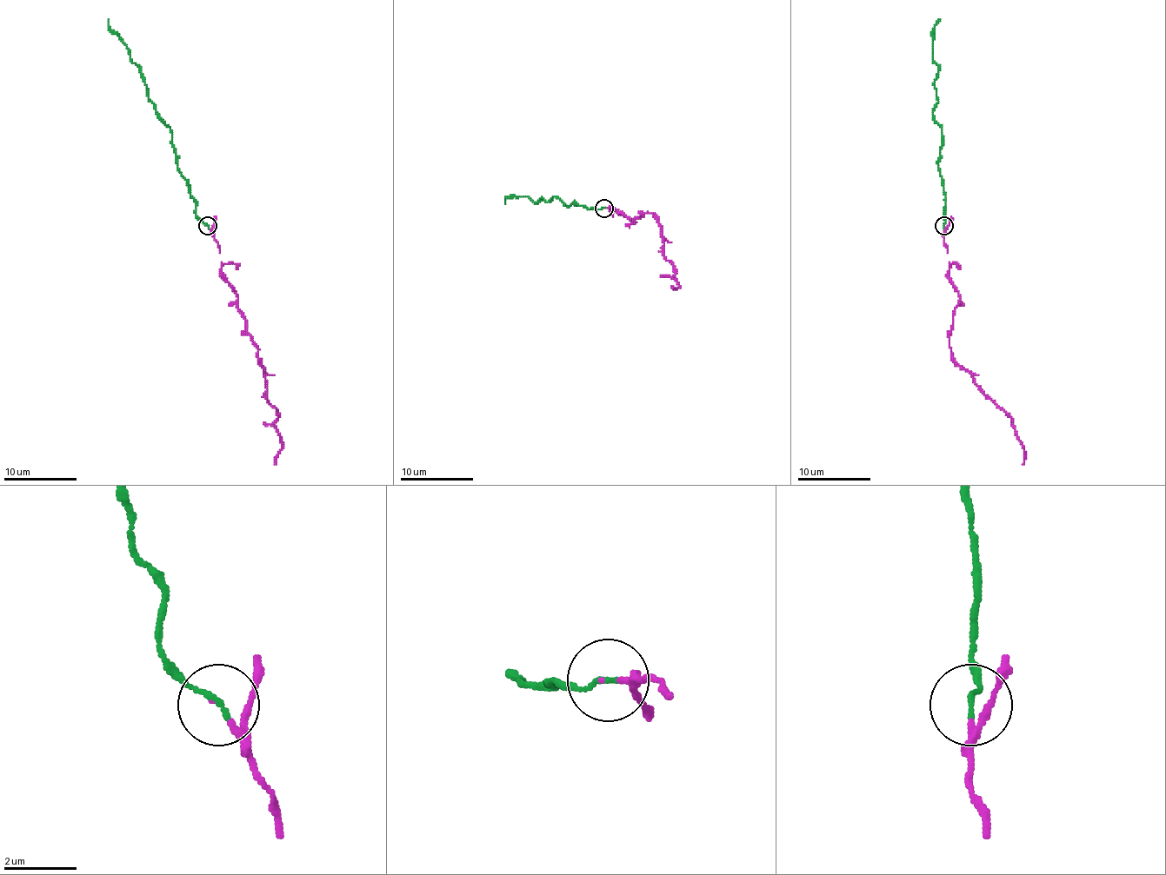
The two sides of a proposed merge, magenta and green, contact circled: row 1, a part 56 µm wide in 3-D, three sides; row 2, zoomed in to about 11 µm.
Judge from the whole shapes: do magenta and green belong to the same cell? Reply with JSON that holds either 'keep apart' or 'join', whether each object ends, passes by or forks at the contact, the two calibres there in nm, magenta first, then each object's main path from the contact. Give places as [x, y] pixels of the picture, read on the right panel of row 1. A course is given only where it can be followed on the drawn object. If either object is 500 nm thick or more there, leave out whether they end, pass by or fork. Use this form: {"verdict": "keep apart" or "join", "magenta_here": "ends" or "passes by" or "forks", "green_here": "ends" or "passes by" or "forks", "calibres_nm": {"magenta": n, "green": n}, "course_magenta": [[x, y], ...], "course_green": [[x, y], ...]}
{"verdict": "join", "magenta_here": "passes by", "green_here": "ends", "calibres_nm": {"magenta": 70, "green": 150}, "course_magenta": [[943, 225], [949, 276], [960, 298], [949, 334], [951, 356], [1013, 420], [1013, 427], [1022, 446], [1022, 464]], "course_green": [[943, 225], [945, 200], [938, 167], [942, 130], [933, 114], [938, 99], [933, 30], [940, 19]]}

